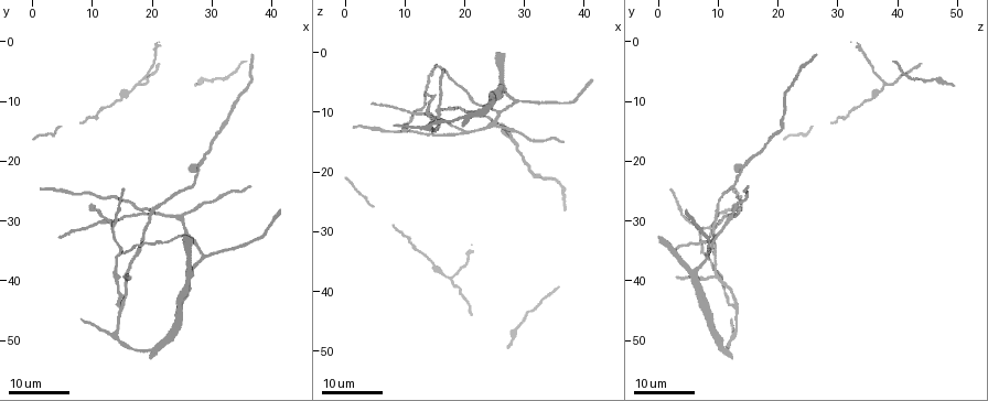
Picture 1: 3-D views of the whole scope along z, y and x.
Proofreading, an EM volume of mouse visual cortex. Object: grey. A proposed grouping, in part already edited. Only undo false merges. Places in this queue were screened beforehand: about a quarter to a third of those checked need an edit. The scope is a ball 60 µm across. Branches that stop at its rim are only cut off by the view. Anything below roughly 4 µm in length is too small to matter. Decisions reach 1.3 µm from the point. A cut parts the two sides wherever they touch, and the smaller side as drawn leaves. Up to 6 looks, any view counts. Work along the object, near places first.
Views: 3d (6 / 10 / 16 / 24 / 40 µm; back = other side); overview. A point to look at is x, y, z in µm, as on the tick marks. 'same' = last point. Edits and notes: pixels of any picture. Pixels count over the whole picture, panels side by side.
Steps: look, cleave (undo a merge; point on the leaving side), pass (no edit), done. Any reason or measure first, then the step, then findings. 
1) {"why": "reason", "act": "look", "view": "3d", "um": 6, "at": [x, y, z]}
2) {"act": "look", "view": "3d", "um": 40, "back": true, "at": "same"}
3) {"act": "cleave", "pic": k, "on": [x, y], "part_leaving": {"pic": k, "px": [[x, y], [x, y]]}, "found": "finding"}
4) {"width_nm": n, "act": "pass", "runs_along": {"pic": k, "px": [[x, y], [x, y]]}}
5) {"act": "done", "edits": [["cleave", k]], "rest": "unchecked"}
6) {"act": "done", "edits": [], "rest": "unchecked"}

{"why": "thin arm on a thick one", "act": "look", "view": "3d", "um": 16, "at": [25.5, 32.0, 9.5]}

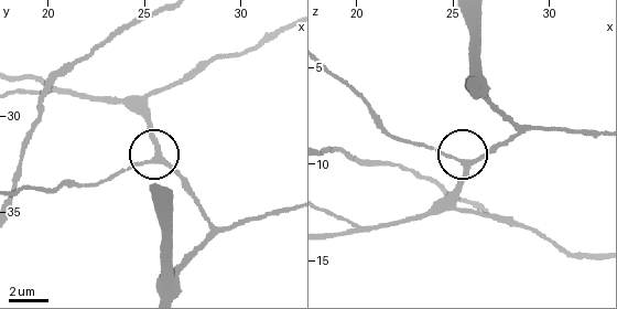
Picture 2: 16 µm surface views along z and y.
{"act": "look", "view": "3d", "um": 6, "at": [25.7, 32.4, 9.8]}

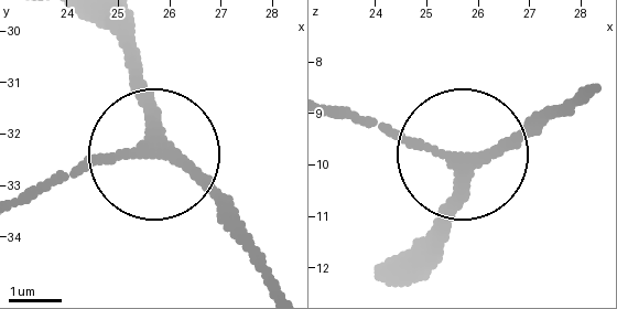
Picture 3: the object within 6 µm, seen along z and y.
{"act": "pass", "runs_along": {"pic": 3, "px": [[404, 269], [440, 234], [457, 163], [356, 115]]}, "found": "all the same neuron"}

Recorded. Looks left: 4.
{"why": "a narrow waist", "act": "look", "view": "3d", "um": 24, "at": [33.5, 12.0, 21.0]}

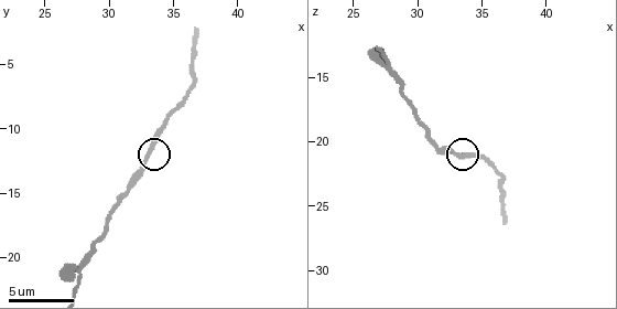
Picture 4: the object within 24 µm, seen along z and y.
{"act": "look", "view": "3d", "um": 10, "at": [33.0, 12.2, 21.0]}

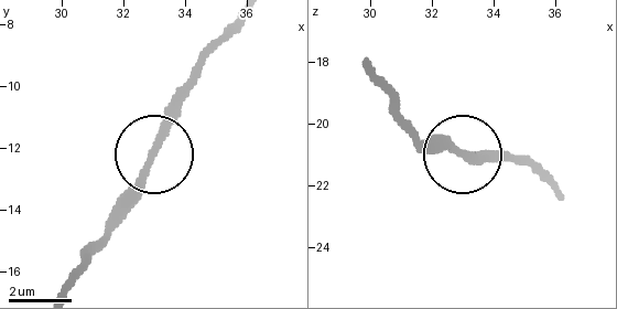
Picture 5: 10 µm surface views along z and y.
{"width_nm": 240, "act": "pass", "found": "all the same neuron"}

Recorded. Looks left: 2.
{"act": "look", "view": "3d", "um": 10, "at": [27.6, 21.0, 14.0]}

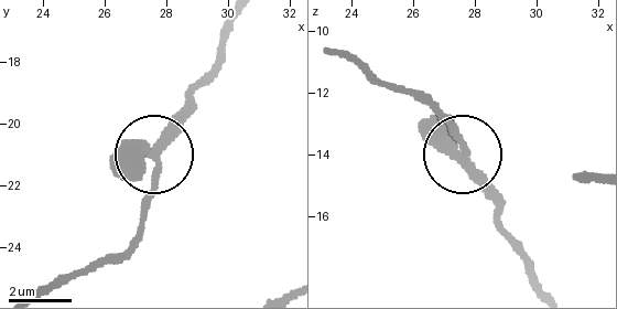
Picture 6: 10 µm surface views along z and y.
{"why": "from behind", "act": "look", "view": "3d", "um": 10, "back": true, "at": [27.7, 20.9, 14.2]}

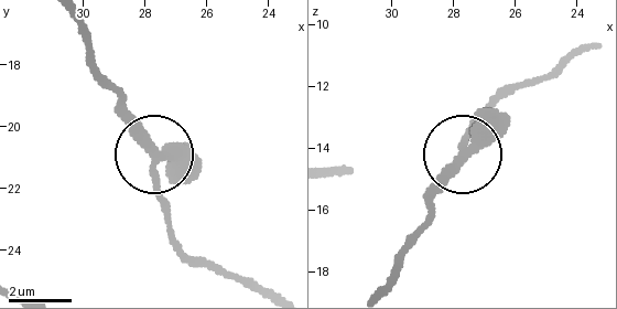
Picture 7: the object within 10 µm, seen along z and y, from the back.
{"width_nm": 300, "act": "pass", "runs_along": {"pic": 7, "px": [[250, 287], [179, 248], [163, 216], [153, 145], [119, 108]]}, "found": "continuous, no second neuron"}

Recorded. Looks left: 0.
{"act": "done", "edits": [], "rest": "unchecked"}

